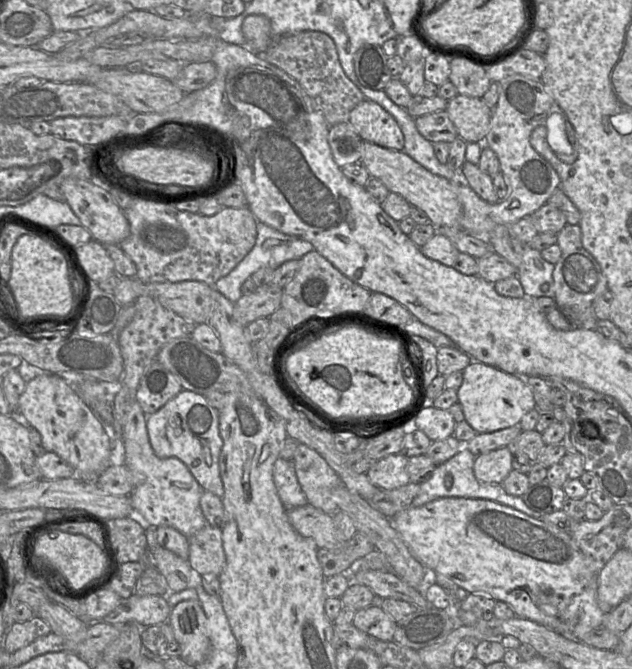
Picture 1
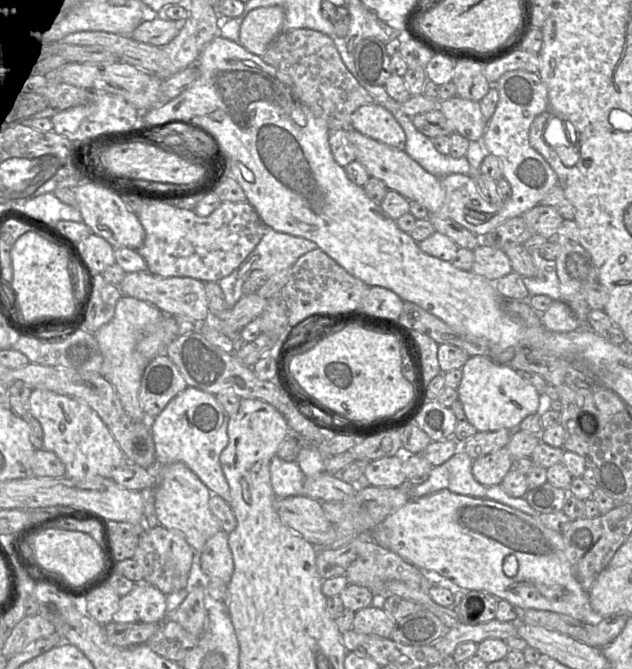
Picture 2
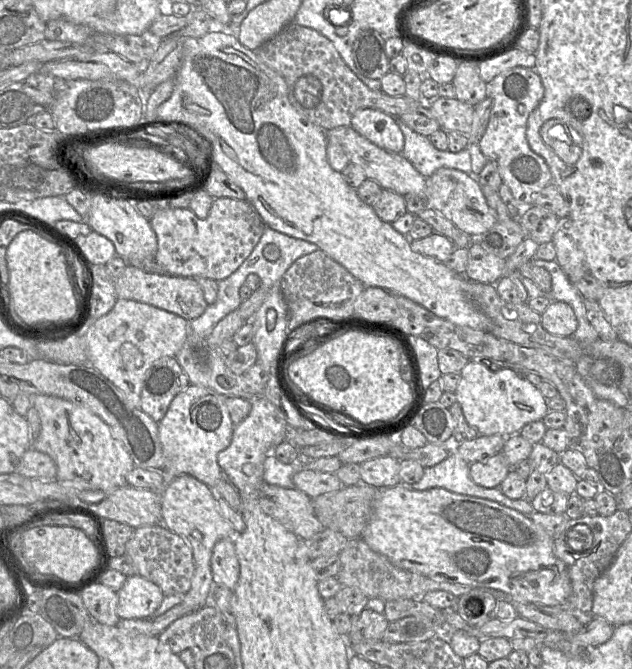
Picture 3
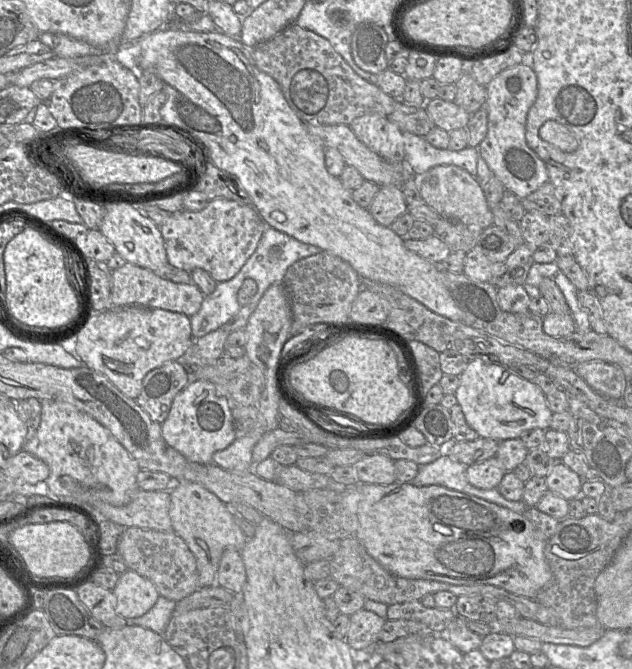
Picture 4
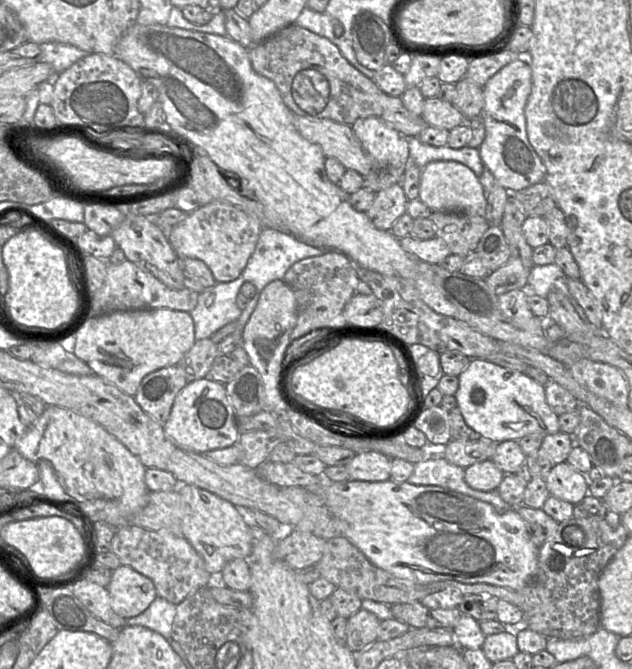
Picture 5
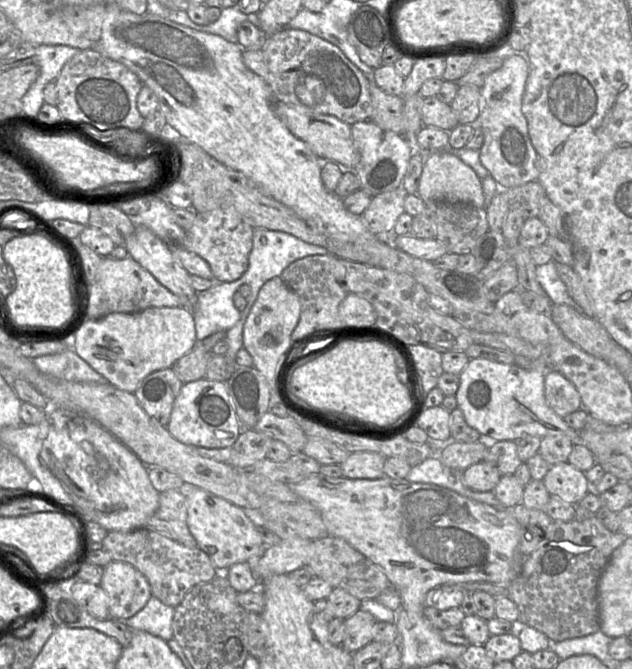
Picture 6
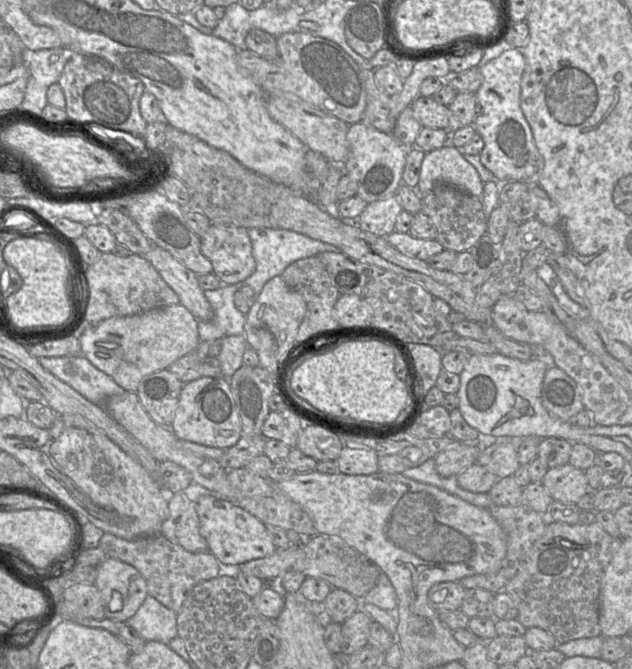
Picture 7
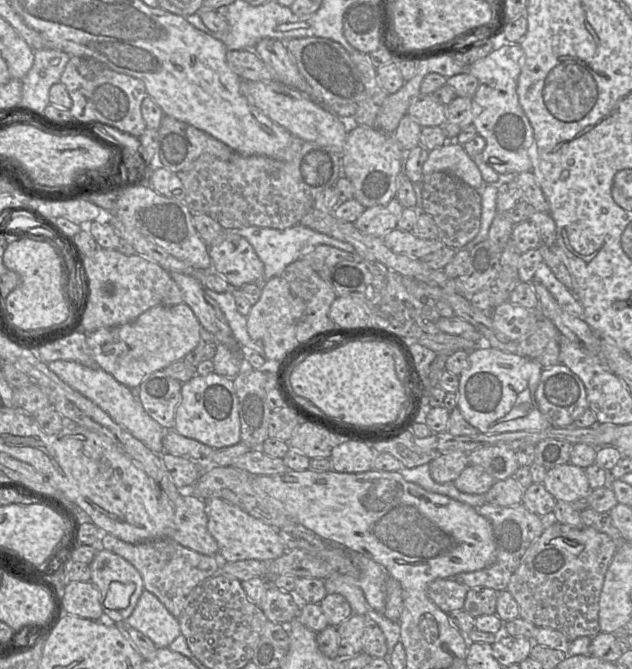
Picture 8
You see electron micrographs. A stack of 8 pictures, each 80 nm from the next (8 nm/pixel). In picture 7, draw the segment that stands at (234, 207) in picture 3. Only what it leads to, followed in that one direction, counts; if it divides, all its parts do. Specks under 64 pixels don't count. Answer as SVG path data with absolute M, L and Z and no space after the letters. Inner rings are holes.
M211 223L206 233L200 239L202 254L210 260L213 273L223 285L244 281L255 271L256 263L246 228L222 223Z

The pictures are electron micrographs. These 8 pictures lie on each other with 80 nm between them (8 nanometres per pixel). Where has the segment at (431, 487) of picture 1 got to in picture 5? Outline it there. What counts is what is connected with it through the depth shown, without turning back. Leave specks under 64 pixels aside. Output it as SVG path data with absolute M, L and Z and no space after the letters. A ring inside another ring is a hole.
M431 452L424 461L414 465L414 471L407 482L413 485L438 486L456 491L489 503L499 512L514 509L501 499L497 490L481 492L470 488L464 480L464 470L449 463L440 454Z

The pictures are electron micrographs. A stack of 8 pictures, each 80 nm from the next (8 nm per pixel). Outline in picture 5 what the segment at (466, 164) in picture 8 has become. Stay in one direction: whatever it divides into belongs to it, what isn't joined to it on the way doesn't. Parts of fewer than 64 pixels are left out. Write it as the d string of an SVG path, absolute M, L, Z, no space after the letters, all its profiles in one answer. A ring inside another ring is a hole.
M437 160L421 171L419 199L432 212L458 212L486 217L486 198L479 178L466 165L457 161Z

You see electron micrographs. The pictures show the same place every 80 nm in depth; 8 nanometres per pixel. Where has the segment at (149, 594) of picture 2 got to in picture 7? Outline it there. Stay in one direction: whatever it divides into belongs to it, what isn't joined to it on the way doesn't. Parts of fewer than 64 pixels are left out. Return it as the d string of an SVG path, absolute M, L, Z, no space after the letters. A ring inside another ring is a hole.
M111 557L96 567L95 586L103 599L105 617L127 621L148 596L145 579L134 566Z

